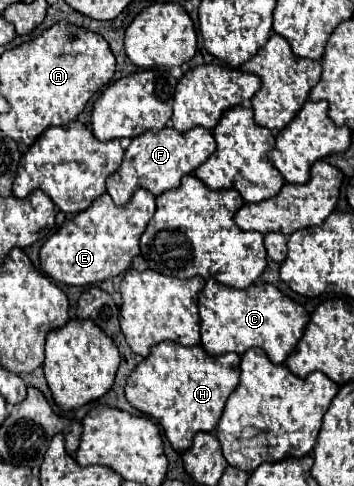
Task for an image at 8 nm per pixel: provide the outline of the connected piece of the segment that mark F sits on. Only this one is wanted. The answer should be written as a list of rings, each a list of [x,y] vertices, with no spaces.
[[[163,128],[159,132],[145,132],[131,140],[125,150],[123,164],[115,176],[107,178],[107,194],[115,204],[125,204],[137,188],[147,188],[151,194],[173,190],[185,174],[193,174],[201,162],[205,162],[215,152],[215,140],[211,130],[193,128],[191,132],[175,132],[173,128]]]

